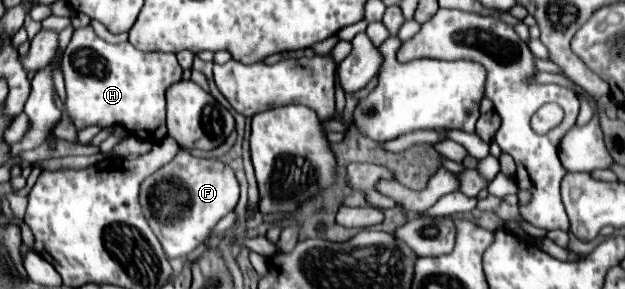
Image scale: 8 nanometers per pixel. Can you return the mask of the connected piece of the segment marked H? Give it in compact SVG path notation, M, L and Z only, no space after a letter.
M85 26L73 32L61 68L67 84L65 110L73 118L77 130L93 124L101 128L119 124L137 138L153 144L167 136L165 90L183 76L183 68L175 54L141 52L129 42L109 44L101 40L91 26Z

